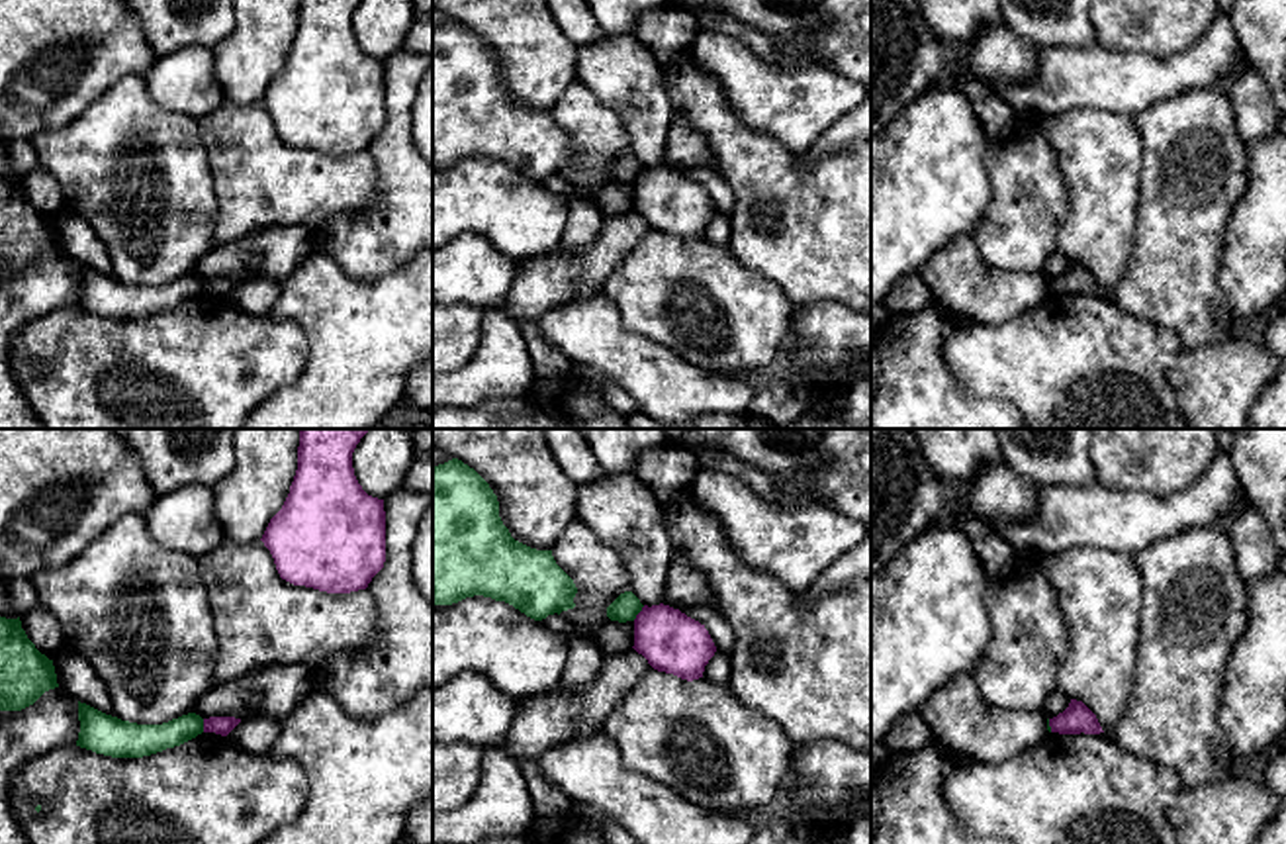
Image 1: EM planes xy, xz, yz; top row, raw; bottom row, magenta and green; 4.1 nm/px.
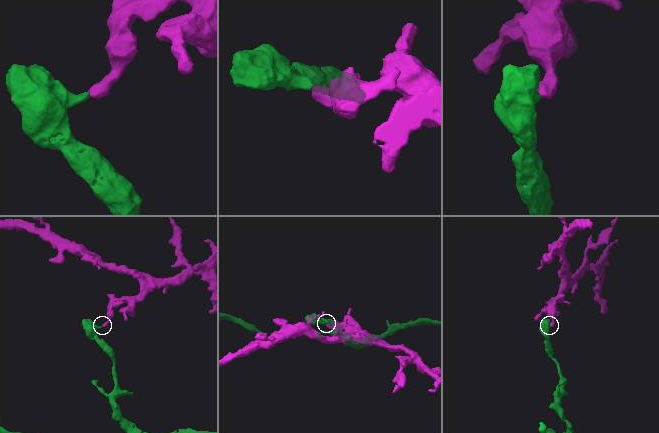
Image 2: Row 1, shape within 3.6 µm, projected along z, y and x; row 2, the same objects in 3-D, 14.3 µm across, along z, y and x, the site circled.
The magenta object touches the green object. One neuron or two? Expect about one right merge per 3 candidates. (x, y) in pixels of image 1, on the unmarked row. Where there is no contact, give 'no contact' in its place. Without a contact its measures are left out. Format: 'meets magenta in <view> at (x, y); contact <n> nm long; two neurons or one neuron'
meets magenta in xz at (639, 175); contact 80 nm long; two neurons

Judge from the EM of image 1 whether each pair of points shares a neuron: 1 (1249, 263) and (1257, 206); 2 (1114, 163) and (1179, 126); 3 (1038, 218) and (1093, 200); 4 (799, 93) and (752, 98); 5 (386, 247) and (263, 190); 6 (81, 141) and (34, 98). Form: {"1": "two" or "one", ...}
{"1": "one", "2": "two", "3": "two", "4": "one", "5": "two", "6": "two"}

